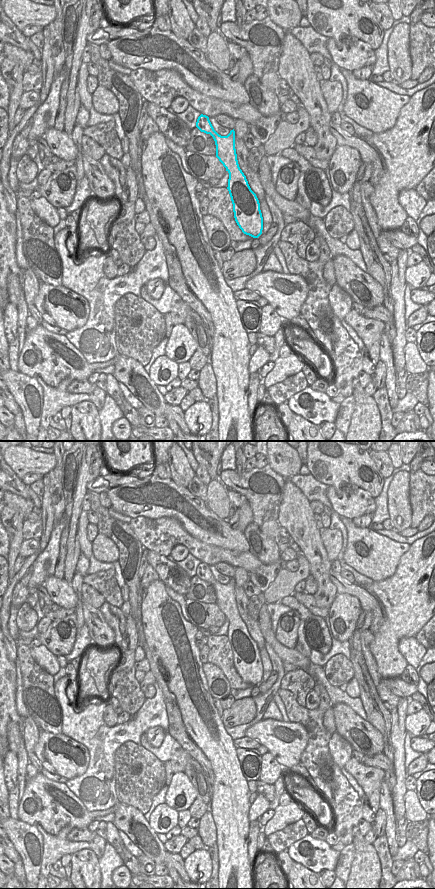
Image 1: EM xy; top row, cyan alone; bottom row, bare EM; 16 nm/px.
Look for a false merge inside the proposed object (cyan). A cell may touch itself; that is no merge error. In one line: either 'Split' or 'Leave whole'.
Leave whole

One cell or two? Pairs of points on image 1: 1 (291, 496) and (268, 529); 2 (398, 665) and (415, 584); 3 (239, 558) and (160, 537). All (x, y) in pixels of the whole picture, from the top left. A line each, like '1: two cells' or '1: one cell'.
1: two cells
2: one cell
3: one cell

